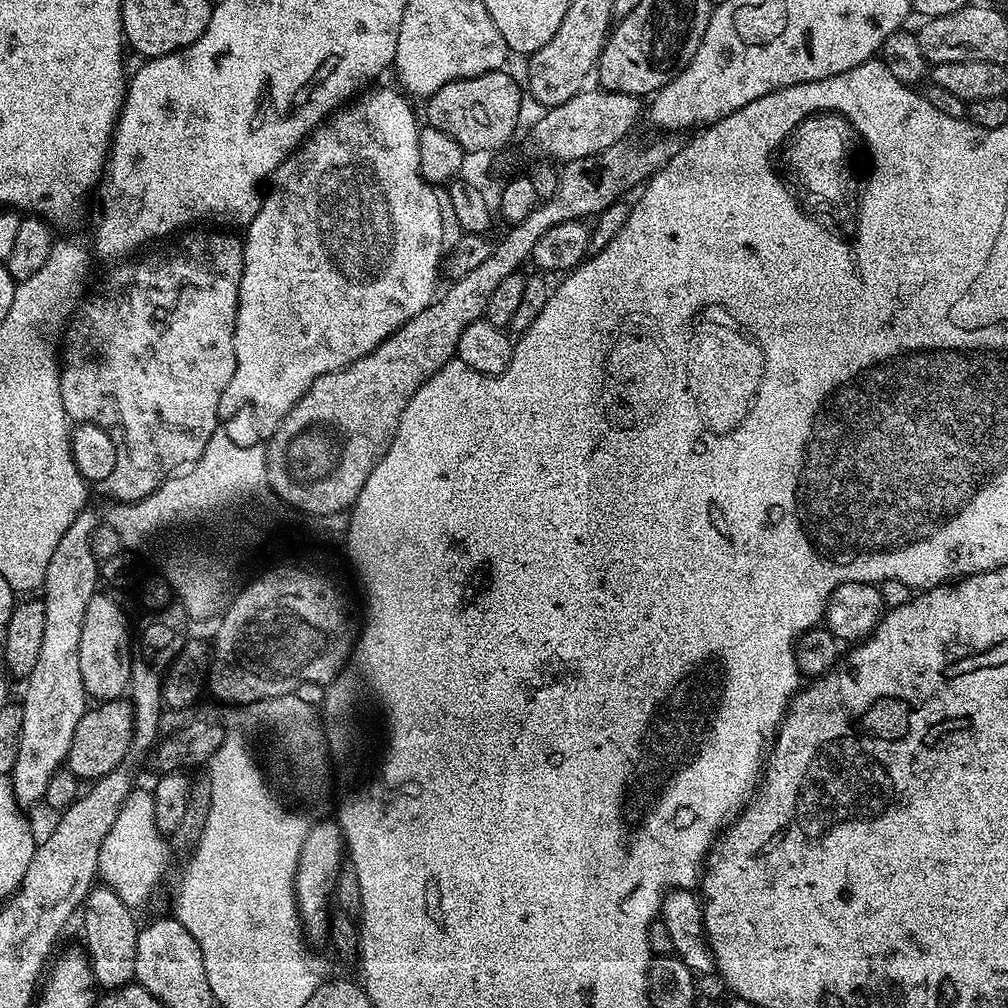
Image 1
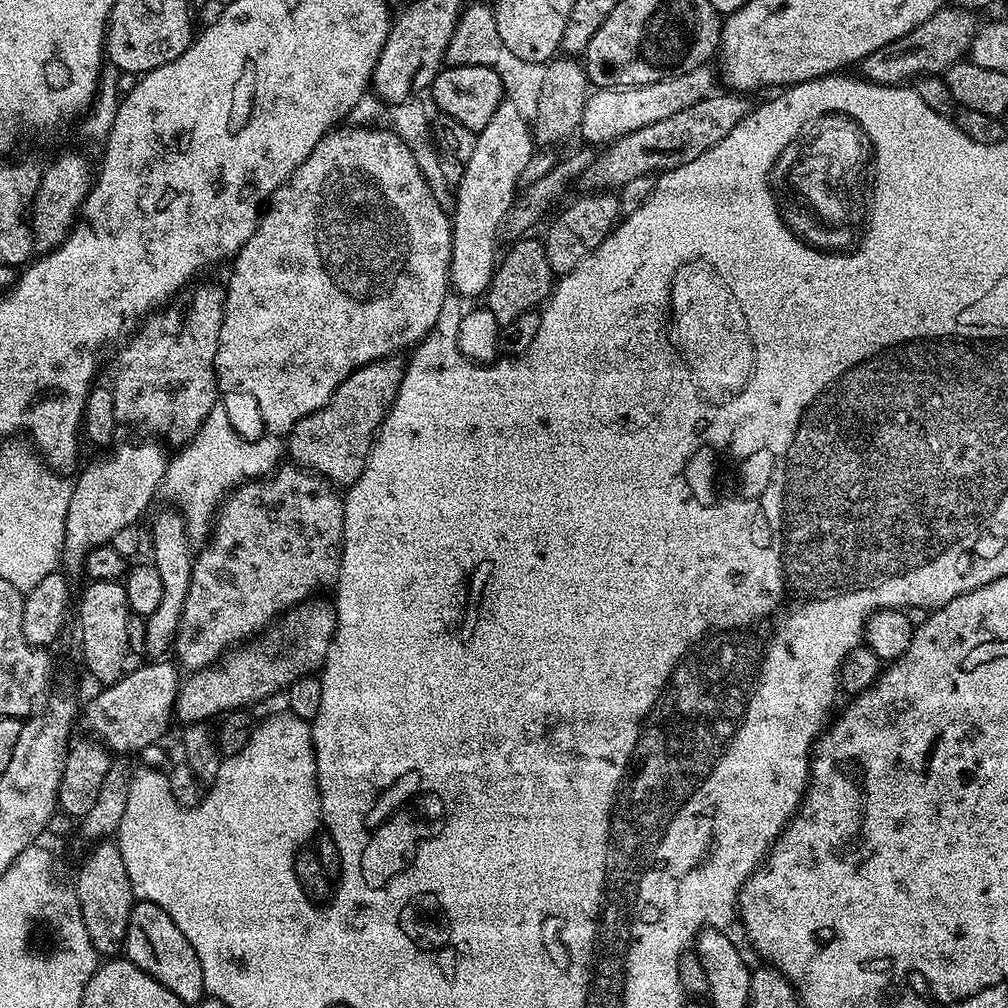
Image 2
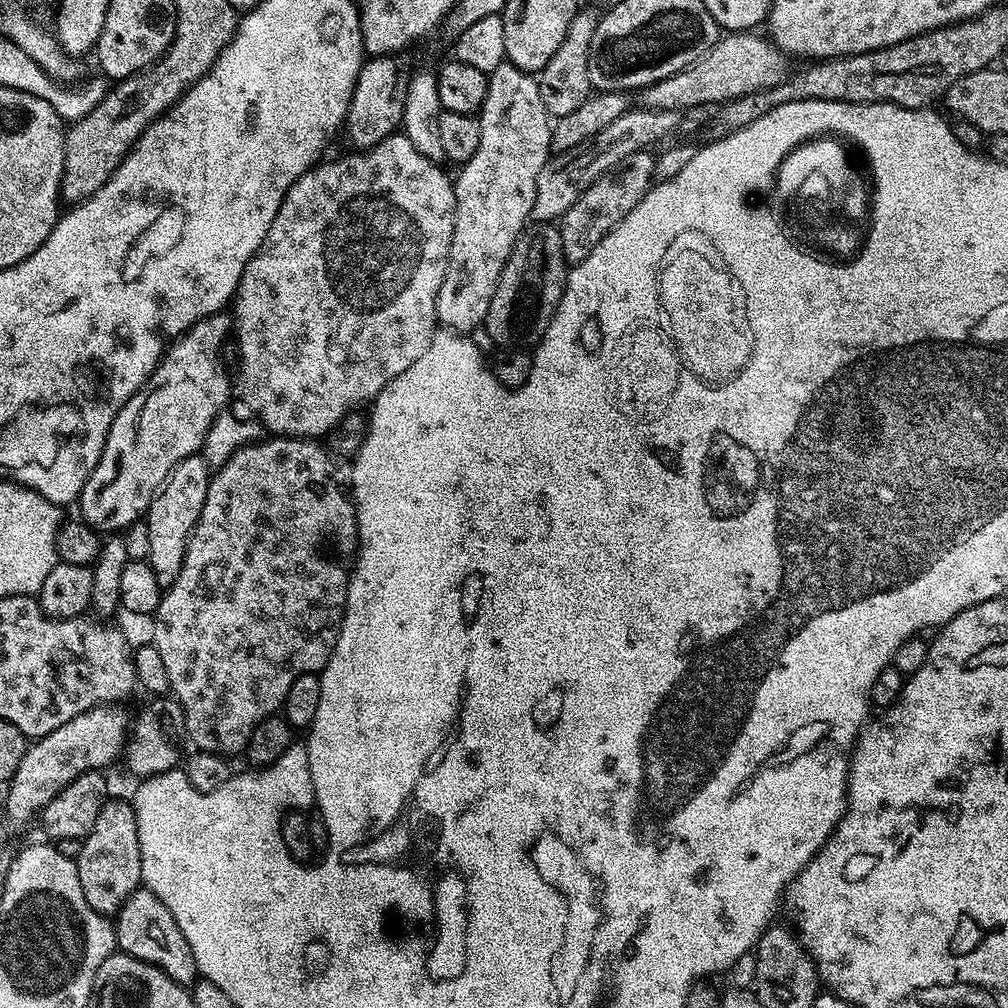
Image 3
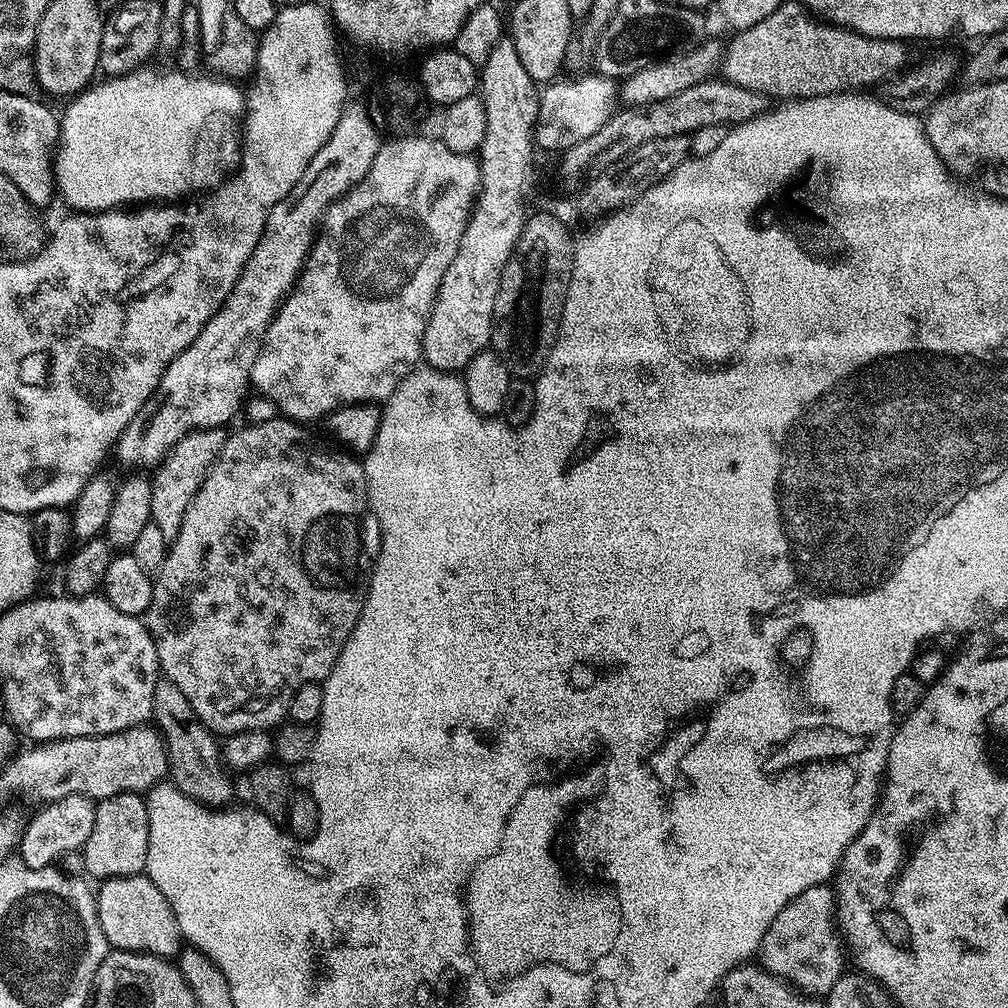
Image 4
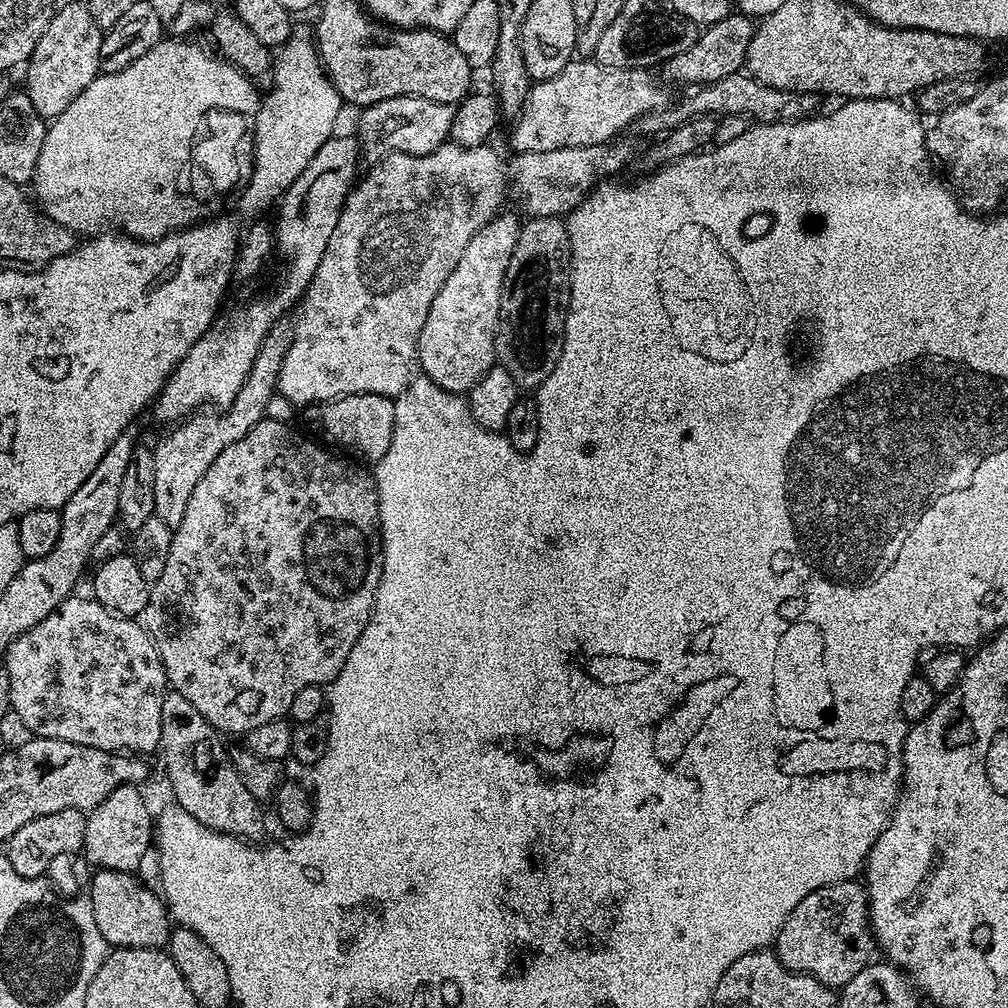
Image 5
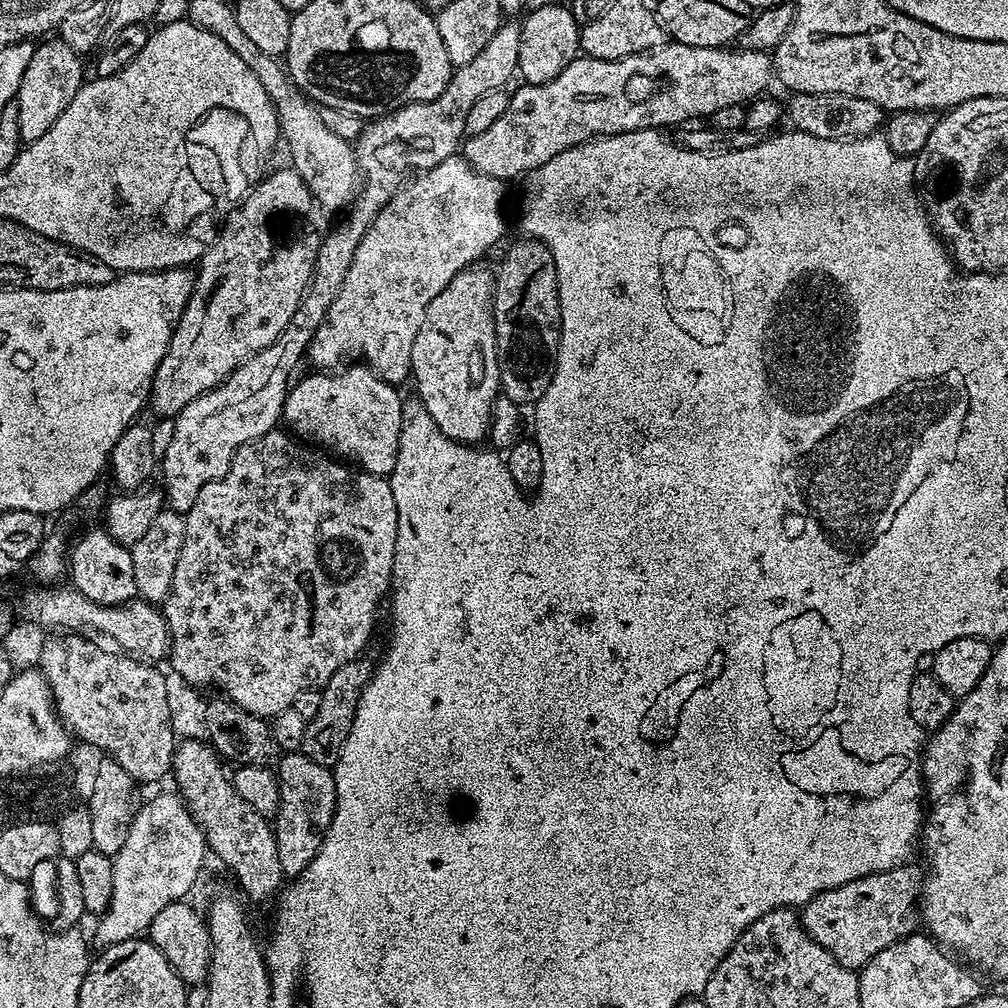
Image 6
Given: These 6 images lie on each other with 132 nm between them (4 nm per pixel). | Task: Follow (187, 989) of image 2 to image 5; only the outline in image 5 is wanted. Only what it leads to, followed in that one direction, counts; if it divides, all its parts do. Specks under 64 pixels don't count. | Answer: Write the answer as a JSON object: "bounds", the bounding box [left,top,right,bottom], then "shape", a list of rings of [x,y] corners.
{"bounds":[90,870,174,949],"shape":[[[100,870],[93,875],[90,899],[94,922],[98,922],[98,930],[110,946],[163,949],[169,943],[174,927],[167,903],[155,891],[152,893],[138,877],[131,872],[114,870]]]}

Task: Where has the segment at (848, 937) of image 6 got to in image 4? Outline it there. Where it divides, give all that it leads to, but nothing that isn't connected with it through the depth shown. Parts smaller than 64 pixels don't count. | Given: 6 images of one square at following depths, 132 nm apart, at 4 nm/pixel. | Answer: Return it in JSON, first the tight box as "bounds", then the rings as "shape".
{"bounds":[758,884,846,998],"shape":[[[828,884],[810,886],[798,898],[786,902],[778,910],[778,918],[770,922],[758,953],[758,964],[763,971],[779,976],[785,984],[813,998],[827,996],[830,986],[845,975],[844,960],[846,964],[846,952],[834,923],[834,892]]]}

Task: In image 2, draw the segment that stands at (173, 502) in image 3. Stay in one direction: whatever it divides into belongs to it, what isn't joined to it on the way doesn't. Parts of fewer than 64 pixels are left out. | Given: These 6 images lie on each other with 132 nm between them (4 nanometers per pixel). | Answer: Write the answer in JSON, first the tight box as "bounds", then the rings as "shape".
{"bounds":[142,507,194,658],"shape":[[[165,507],[165,512],[160,512],[152,520],[152,556],[150,563],[158,570],[158,575],[162,577],[162,599],[158,602],[154,614],[150,614],[143,621],[142,631],[145,634],[145,640],[142,643],[142,649],[148,658],[160,658],[165,655],[164,651],[173,647],[176,631],[182,618],[182,606],[186,606],[186,593],[190,591],[190,578],[192,577],[192,562],[194,559],[194,544],[188,538],[188,524],[184,520],[183,514],[175,507]]]}

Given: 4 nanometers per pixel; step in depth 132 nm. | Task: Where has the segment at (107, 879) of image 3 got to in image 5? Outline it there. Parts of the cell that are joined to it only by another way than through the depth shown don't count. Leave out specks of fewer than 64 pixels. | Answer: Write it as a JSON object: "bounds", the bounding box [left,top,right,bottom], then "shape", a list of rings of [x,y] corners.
{"bounds":[82,784,154,873],"shape":[[[134,784],[118,786],[87,813],[88,825],[82,855],[93,869],[135,873],[144,855],[147,852],[149,855],[154,844],[154,812],[148,809],[140,790]]]}

